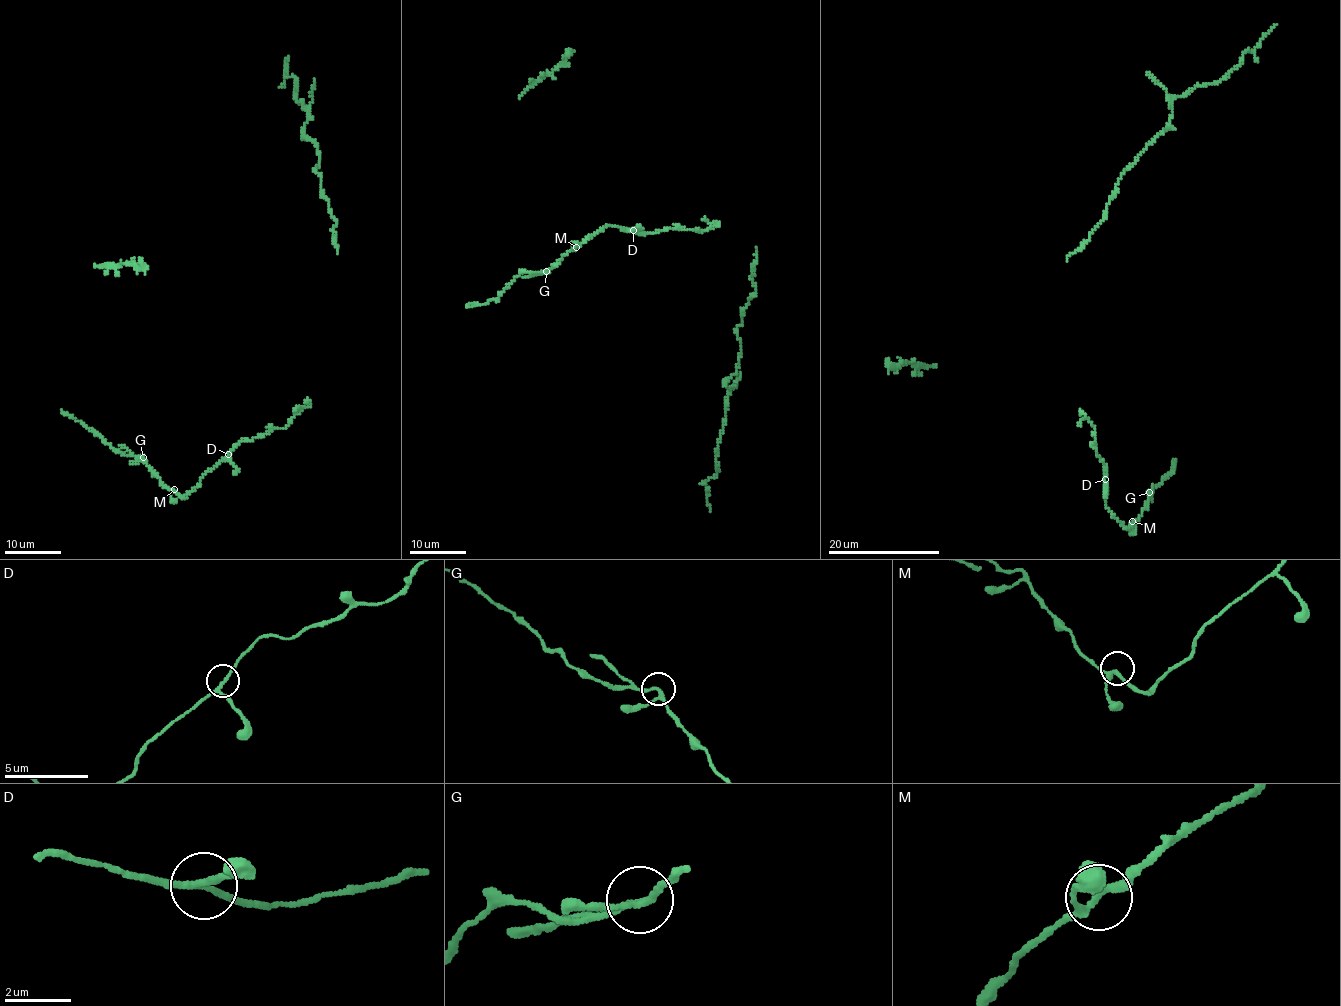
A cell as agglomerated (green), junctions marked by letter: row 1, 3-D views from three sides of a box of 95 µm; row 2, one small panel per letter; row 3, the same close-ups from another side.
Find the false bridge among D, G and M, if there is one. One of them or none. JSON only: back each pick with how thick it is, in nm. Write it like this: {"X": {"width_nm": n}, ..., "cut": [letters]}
{"G": {"width_nm": 160}, "cut": ["G"]}

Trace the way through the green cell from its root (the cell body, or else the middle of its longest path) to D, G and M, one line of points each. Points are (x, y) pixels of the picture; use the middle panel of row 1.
D: (695, 230), (671, 228), (648, 234), (633, 230)
G: (695, 230), (671, 228), (648, 234), (607, 225), (577, 244), (546, 271)
M: (695, 230), (671, 228), (648, 234), (607, 225), (576, 247)

